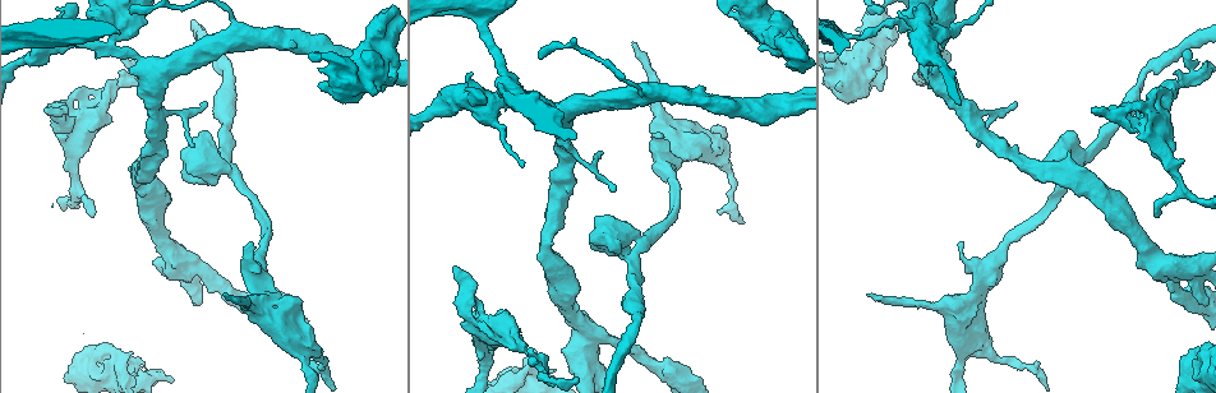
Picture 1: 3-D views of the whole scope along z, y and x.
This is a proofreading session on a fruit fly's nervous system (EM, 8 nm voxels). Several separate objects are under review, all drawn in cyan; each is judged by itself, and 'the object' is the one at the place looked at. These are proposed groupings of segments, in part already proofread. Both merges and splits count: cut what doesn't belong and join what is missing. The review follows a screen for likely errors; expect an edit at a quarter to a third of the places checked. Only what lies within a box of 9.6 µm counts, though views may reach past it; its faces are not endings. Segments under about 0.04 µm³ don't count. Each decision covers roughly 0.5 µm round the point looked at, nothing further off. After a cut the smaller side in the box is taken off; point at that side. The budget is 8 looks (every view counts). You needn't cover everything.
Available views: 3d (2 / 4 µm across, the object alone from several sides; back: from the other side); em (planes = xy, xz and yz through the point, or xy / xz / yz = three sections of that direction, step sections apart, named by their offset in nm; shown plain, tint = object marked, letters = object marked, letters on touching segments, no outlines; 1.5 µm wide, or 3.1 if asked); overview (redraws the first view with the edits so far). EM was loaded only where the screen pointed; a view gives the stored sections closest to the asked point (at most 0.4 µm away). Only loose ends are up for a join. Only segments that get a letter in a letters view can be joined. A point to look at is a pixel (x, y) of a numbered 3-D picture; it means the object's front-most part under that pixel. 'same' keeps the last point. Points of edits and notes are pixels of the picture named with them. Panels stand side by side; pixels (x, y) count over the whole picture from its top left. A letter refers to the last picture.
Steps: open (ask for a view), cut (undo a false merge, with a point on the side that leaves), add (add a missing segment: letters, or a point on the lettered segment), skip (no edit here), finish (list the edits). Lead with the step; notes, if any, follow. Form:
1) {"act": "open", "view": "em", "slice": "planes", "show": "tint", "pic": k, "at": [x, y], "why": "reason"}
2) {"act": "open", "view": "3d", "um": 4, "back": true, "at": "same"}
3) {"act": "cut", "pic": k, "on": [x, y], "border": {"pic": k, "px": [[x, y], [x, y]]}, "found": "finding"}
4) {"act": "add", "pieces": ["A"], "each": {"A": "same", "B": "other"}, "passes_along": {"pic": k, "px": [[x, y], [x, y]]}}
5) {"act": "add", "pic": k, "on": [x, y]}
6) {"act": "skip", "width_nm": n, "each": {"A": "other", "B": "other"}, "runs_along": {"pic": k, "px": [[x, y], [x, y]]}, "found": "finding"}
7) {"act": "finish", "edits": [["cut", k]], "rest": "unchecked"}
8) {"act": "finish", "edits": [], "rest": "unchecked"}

{"act": "open", "view": "em", "slice": "yz", "step": 4, "show": "letters", "pic": 1, "at": [225, 297], "why": "thin end"}

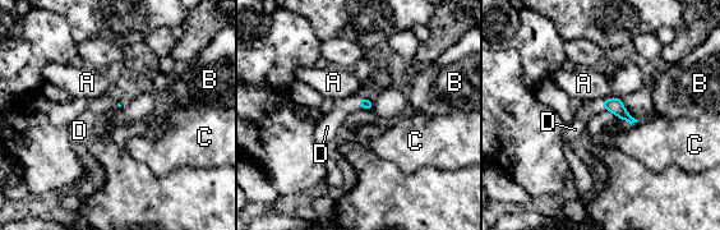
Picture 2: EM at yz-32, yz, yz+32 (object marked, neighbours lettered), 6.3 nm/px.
{"act": "add", "pieces": ["D"], "each": {"A": "other", "B": "other", "C": "other", "D": "same"}, "found": "it goes on there"}

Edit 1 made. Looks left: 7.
{"act": "open", "view": "overview", "why": "see it whole again"}

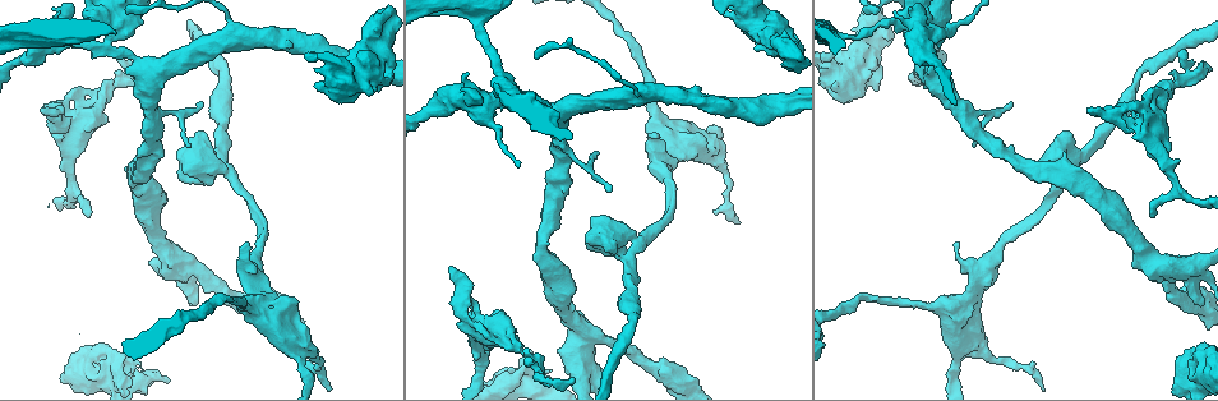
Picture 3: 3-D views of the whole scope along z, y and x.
{"act": "open", "view": "3d", "um": 2, "pic": 3, "at": [450, 268], "why": "branch stops here"}

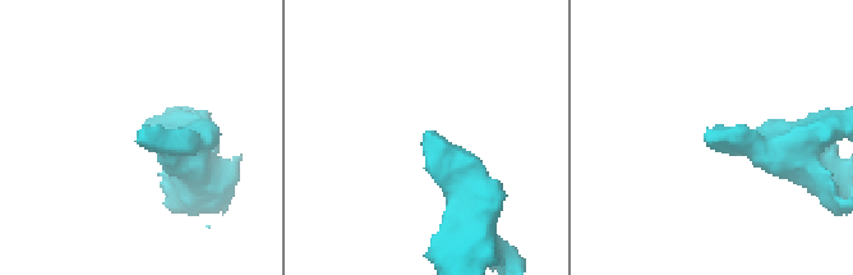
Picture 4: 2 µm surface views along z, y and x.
{"act": "open", "view": "em", "slice": "xy", "step": 4, "show": "letters", "pic": 4, "at": [712, 138], "why": "need the tissue"}

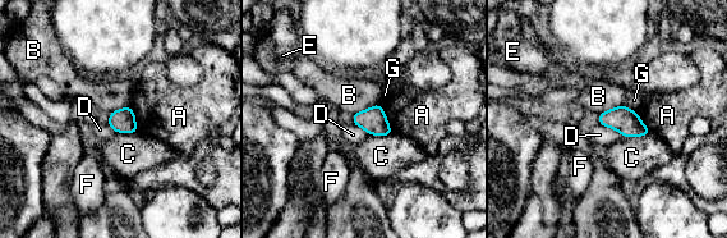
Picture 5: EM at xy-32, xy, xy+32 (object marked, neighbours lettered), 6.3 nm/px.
{"act": "skip", "width_nm": 160, "each": {"A": "other", "B": "other", "C": "other", "D": "other", "E": "other", "F": "other", "G": "other"}, "border": {"pic": 5, "px": [[380, 104], [394, 133]]}, "found": "no lettered segment goes on from it"}

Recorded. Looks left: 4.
{"act": "open", "view": "3d", "um": 4, "back": true, "pic": 3, "at": [124, 355]}

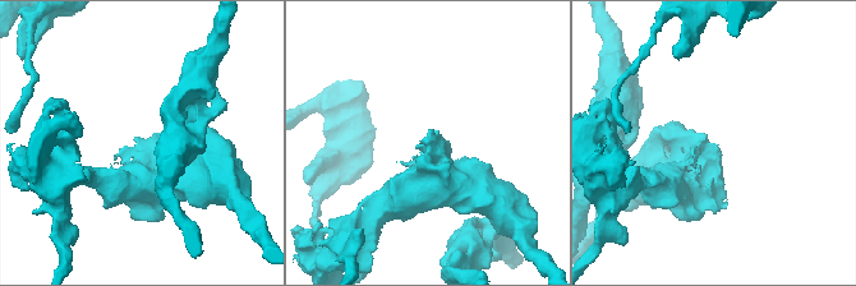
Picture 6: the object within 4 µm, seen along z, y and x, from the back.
{"act": "open", "view": "em", "slice": "yz", "step": 4, "show": "plain", "pic": 6, "at": [140, 146], "why": "need the tissue"}

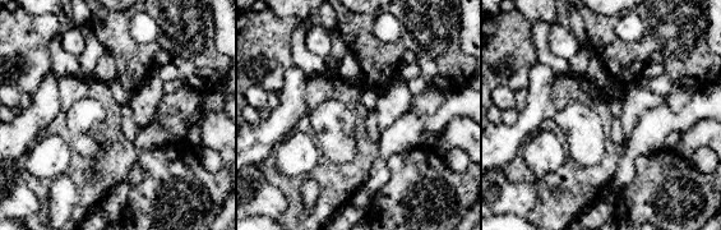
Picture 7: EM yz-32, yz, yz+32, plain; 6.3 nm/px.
{"act": "open", "view": "em", "slice": "yz", "step": 4, "show": "letters", "at": "same", "why": "what lies round it"}

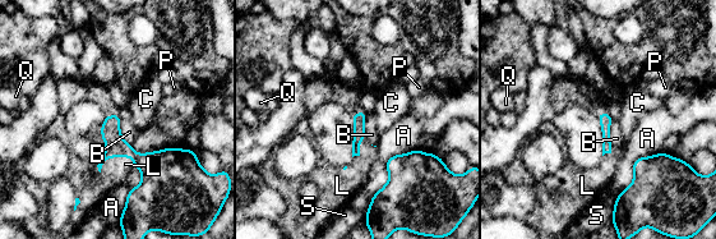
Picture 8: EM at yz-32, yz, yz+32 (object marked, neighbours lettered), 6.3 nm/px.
{"act": "add", "pieces": ["L"], "each": {"A": "other", "B": "other", "C": "other", "L": "same", "P": "other", "Q": "other", "S": "other"}, "found": "the neuron continues"}

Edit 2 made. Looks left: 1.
{"act": "finish", "edits": [["add", 2], ["add", 8]], "rest": "unchecked"}

